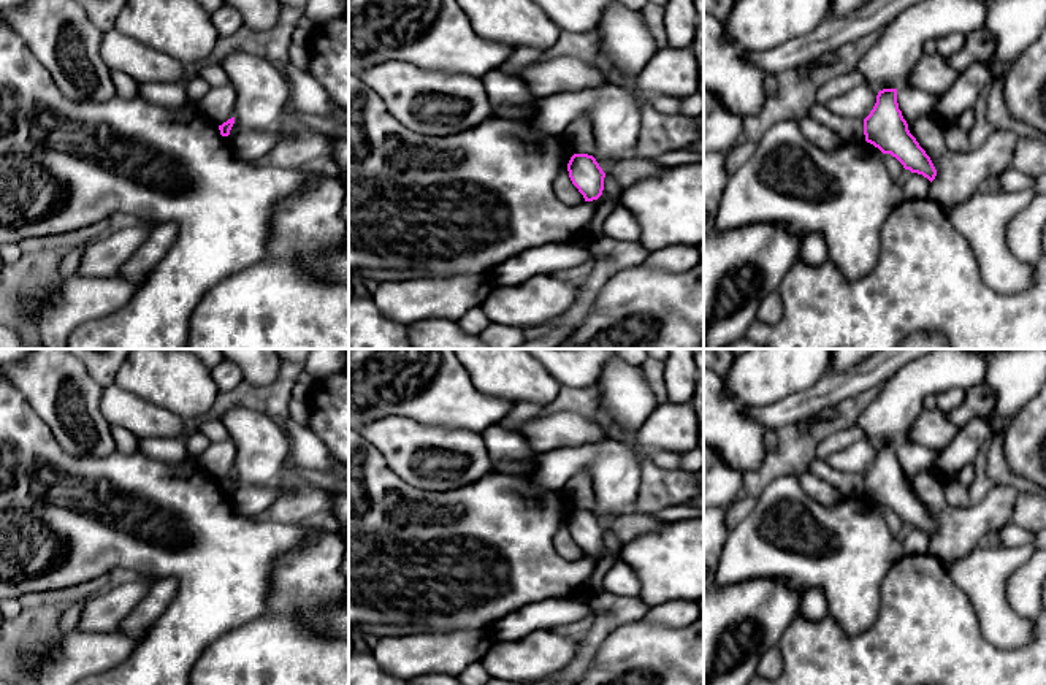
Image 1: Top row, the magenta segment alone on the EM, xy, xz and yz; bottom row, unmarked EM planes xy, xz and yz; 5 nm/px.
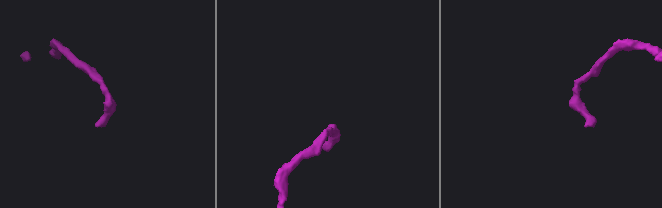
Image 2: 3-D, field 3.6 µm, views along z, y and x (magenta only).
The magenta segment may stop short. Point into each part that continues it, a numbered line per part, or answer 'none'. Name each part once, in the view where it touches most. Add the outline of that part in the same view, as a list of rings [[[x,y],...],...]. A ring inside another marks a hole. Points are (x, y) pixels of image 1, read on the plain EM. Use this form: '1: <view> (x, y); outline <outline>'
none

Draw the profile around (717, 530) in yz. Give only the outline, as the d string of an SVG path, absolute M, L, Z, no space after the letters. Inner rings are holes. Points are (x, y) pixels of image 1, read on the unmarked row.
M729 507L704 509L704 595L716 585L718 561L729 530Z

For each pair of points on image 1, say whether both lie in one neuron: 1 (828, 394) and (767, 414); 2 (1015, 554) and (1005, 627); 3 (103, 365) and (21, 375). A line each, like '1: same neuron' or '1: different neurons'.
1: same neuron
2: same neuron
3: different neurons

